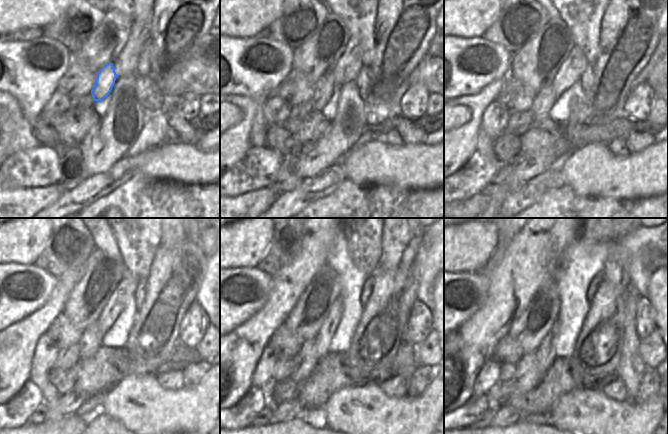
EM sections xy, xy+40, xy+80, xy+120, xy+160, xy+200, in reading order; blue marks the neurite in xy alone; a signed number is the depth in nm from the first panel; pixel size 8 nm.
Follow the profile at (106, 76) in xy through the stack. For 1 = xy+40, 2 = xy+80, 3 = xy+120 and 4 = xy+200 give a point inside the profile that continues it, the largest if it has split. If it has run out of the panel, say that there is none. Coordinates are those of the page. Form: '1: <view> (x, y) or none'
1: xy+40 (324, 88)
2: xy+80 (545, 98)
3: xy+120 (89, 342)
4: xy+200 (526, 376)

